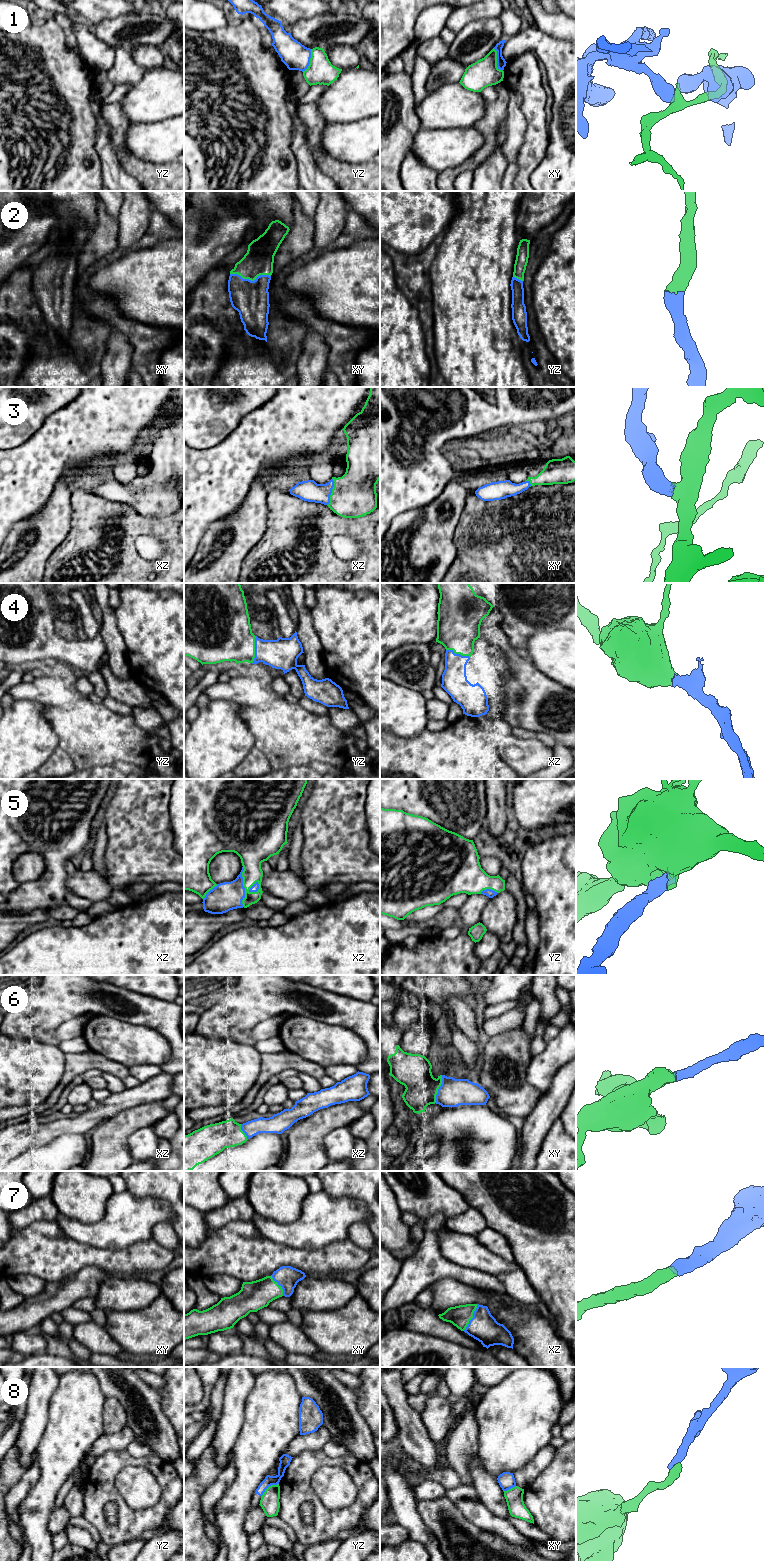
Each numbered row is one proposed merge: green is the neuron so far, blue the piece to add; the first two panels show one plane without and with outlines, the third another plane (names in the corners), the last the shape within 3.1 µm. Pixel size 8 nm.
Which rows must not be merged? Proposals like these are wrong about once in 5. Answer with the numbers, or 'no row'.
1, 8

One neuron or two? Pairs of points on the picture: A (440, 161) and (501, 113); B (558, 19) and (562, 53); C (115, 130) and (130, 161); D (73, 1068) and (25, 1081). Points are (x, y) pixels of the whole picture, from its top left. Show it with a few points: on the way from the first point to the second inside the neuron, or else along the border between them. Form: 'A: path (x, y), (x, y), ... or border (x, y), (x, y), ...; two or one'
A: border (473, 126), (481, 134), (483, 144), (472, 154); two
B: border (539, 28), (553, 37), (565, 40); two
C: path (117, 138), (123, 153); one
D: border (65, 1054), (65, 1070), (58, 1084), (52, 1090); two

